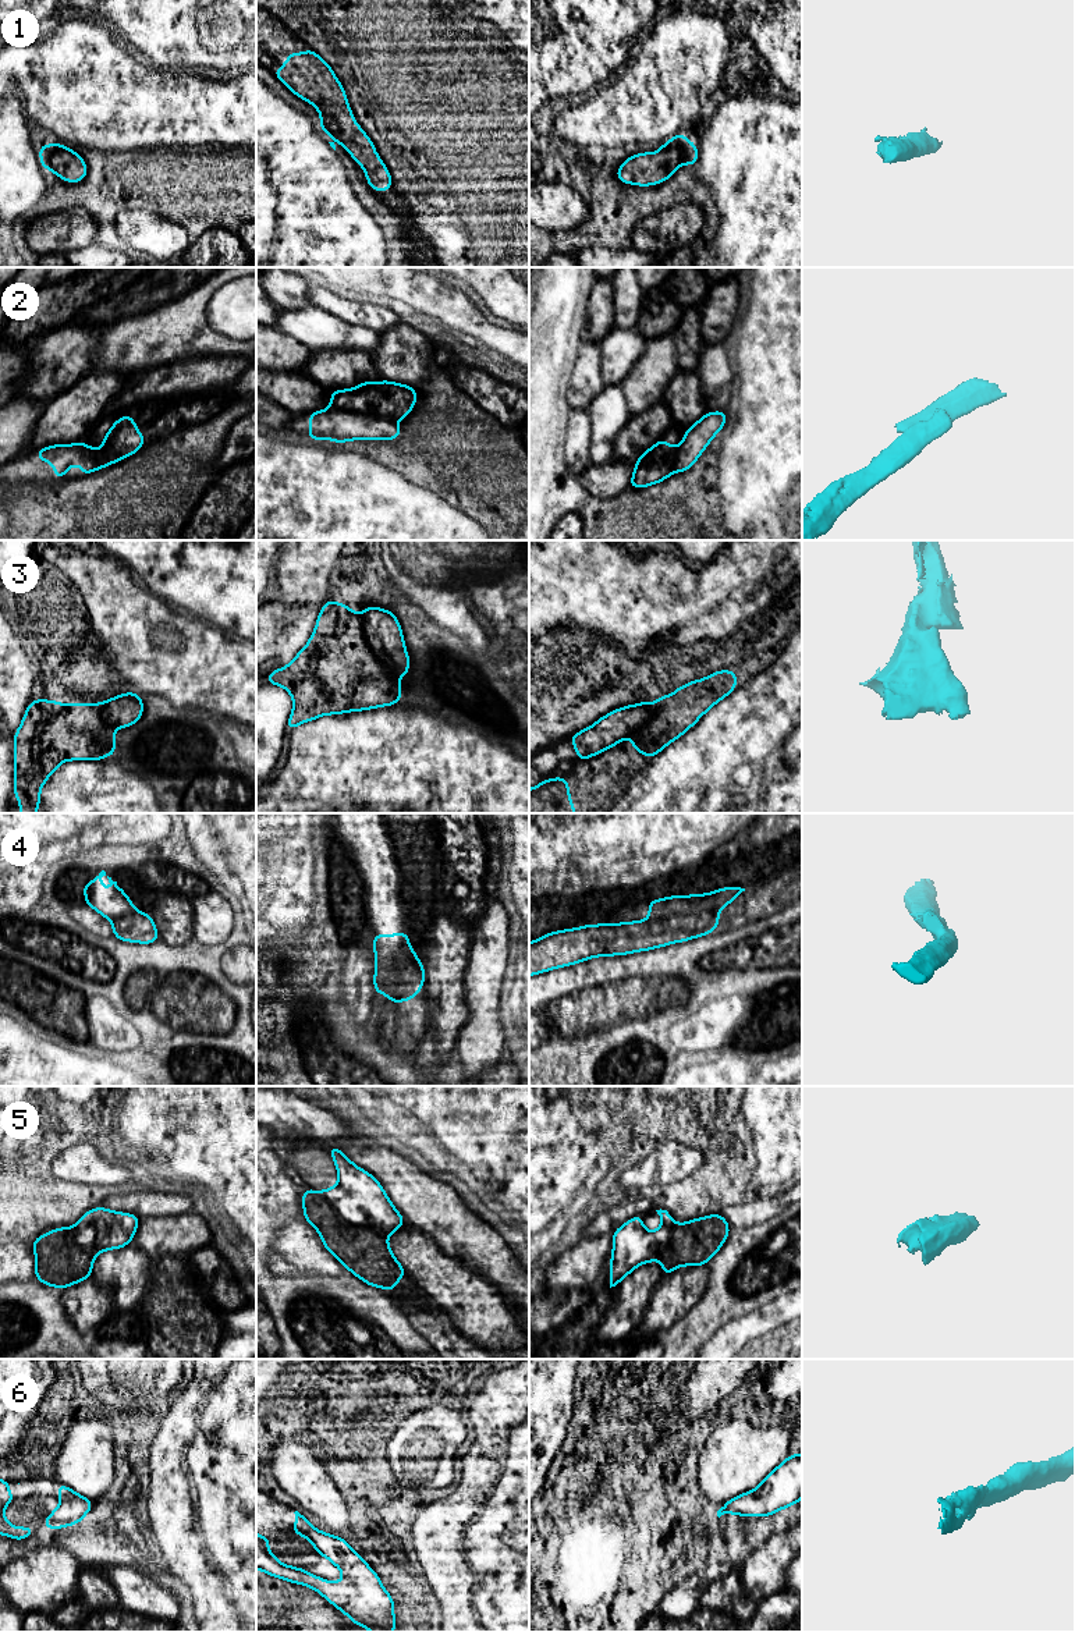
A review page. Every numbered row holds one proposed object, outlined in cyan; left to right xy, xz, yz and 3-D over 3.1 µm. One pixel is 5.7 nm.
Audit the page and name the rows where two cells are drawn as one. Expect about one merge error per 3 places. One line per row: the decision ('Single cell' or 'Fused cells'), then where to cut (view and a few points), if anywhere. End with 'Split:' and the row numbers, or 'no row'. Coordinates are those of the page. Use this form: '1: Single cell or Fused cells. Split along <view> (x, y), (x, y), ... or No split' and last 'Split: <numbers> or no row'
1: Single cell. No split
2: Fused cells. Split along xz (333, 405), (390, 418), (394, 422)
3: Fused cells. Split along xz (361, 617), (369, 648), (389, 670)
4: Fused cells. Split along xz (407, 930), (394, 986), (404, 1001)
5: Fused cells. Split along xz (318, 1192), (346, 1220), (366, 1223), (386, 1237)
6: Single cell. No split
Split: 2, 3, 4, 5

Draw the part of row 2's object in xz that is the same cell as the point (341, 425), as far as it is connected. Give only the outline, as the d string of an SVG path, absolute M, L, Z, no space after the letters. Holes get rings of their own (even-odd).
M336 407L309 412L308 440L333 439L341 444L348 440L395 440L401 434L394 421L375 415Z

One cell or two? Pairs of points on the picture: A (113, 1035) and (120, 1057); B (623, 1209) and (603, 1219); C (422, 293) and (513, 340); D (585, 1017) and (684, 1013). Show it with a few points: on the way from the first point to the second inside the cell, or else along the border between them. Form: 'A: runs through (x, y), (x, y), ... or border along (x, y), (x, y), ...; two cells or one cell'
A: border along (89, 1038), (112, 1050), (128, 1050), (141, 1040); two cells
B: runs through (618, 1213), (613, 1219), (607, 1219); one cell
C: runs through (444, 302), (490, 336); one cell
D: border along (685, 1001), (657, 1010); two cells

